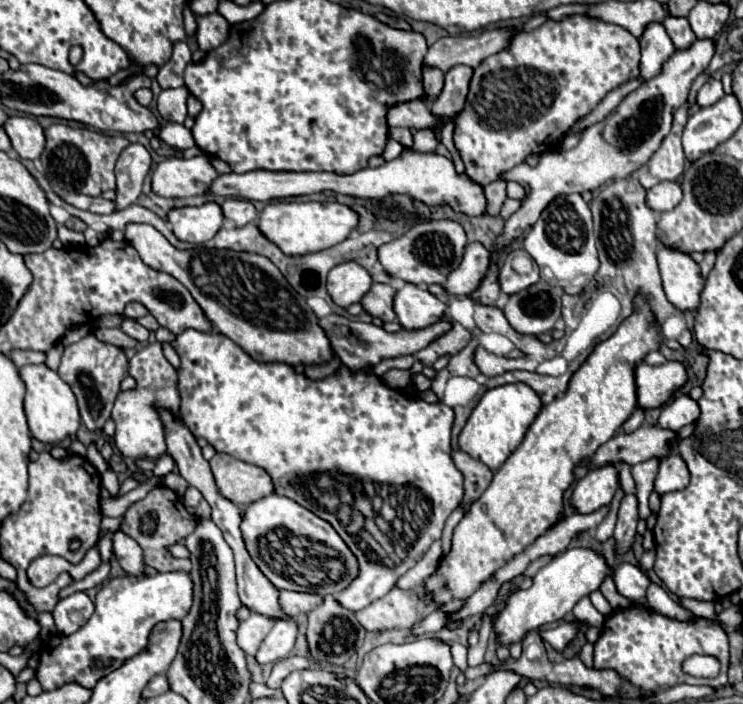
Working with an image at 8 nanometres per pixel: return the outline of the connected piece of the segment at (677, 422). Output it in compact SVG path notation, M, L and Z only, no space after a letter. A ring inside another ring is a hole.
M682 394L662 408L660 418L658 418L658 426L664 430L676 432L686 424L692 424L698 414L700 414L698 404L690 396Z

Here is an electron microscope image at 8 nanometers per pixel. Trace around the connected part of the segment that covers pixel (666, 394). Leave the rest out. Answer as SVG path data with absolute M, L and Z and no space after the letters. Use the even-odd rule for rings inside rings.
M666 362L660 366L640 364L636 368L638 386L638 406L640 408L660 408L664 406L676 390L688 380L686 366L682 362Z

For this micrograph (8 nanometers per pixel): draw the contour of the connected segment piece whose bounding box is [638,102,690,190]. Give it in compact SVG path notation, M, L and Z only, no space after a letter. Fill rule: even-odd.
M684 102L674 114L674 122L672 122L670 134L662 140L662 146L648 160L648 164L644 164L644 168L640 168L638 180L640 180L642 188L648 190L648 188L656 186L658 182L676 180L682 174L686 158L684 158L684 152L682 152L680 132L684 130L684 124L688 120L688 112L690 112L690 104Z

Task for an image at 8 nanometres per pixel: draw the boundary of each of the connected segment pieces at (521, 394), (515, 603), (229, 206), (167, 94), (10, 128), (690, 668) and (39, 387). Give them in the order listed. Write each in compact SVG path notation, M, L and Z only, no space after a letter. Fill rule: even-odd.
M516 382L492 388L482 396L478 406L472 410L466 426L458 436L458 446L462 452L470 454L476 460L482 460L492 472L496 472L504 464L504 460L520 446L526 430L538 416L540 408L540 396L532 392L532 388L528 388L526 384Z
M568 548L562 554L556 554L552 562L548 562L534 574L532 586L528 590L514 592L506 602L506 608L500 612L496 622L500 644L508 646L512 642L520 642L526 632L536 630L542 624L566 618L580 598L590 596L594 590L600 590L600 584L610 576L610 572L612 566L600 552L592 548Z
M226 198L226 202L222 204L222 212L224 212L226 220L230 220L236 226L258 220L258 210L254 208L254 204L250 200Z
M168 88L162 90L158 96L158 112L168 122L184 122L186 118L186 98L188 90L182 88Z
M12 116L4 124L6 134L12 140L14 150L20 158L36 160L44 150L44 132L40 124L30 116Z
M692 656L684 662L684 672L692 674L692 676L716 676L716 672L720 670L718 660L712 660L712 656Z
M46 364L22 366L20 378L26 384L24 410L32 436L44 444L56 444L66 436L74 436L76 430L80 428L80 414L76 408L76 398L72 396L68 384L64 384L64 380L60 380L60 376L54 370L50 370Z

